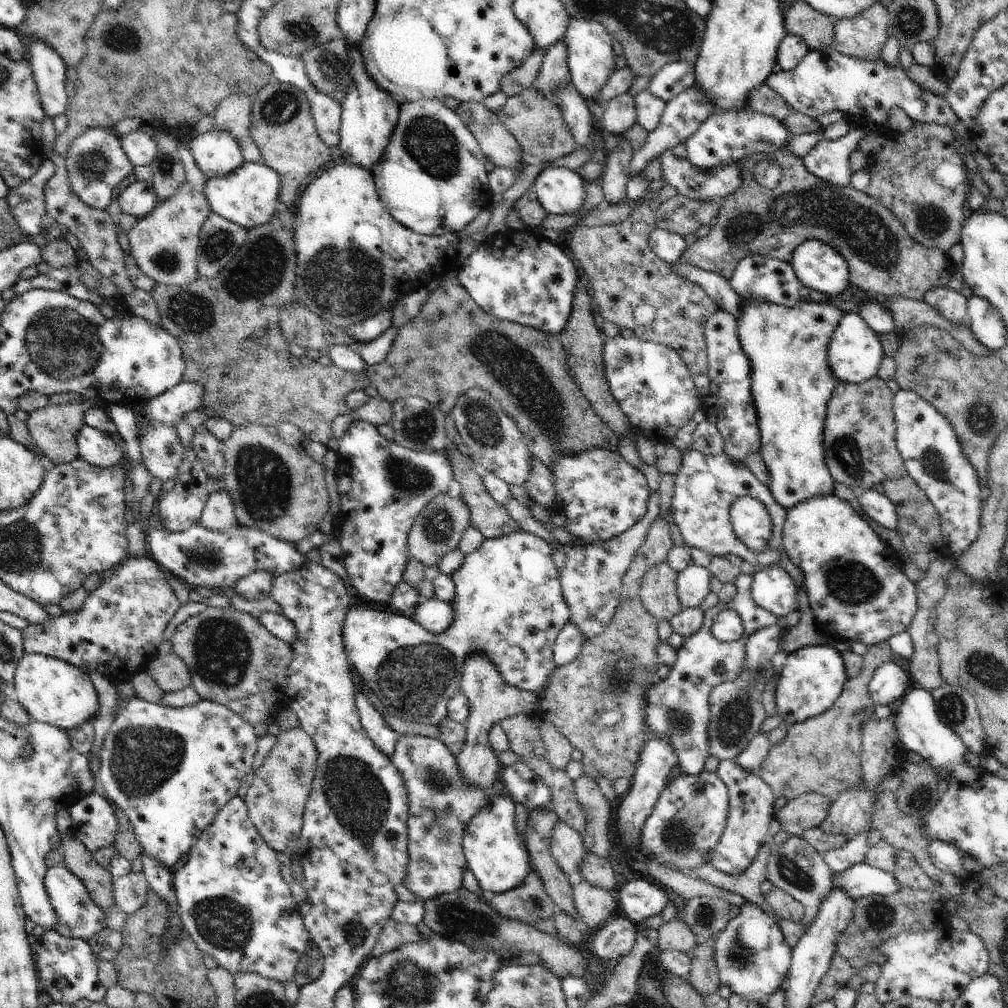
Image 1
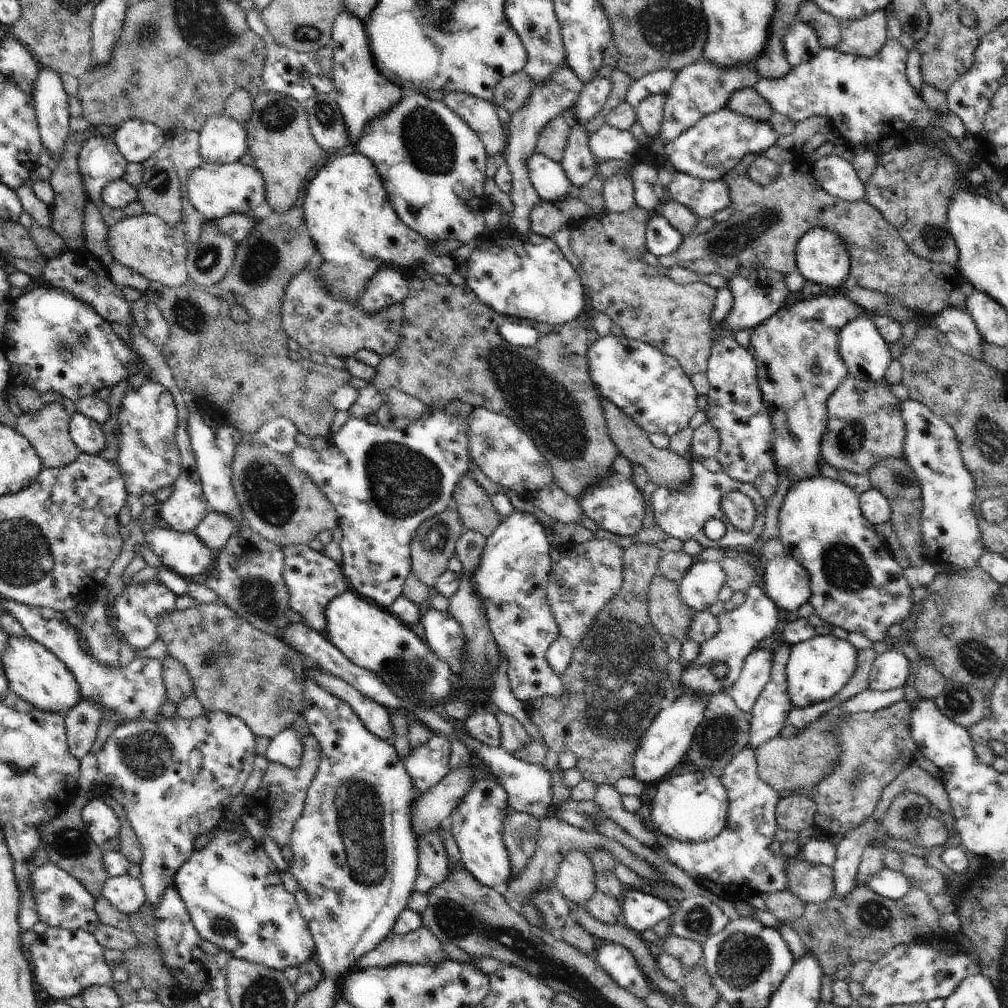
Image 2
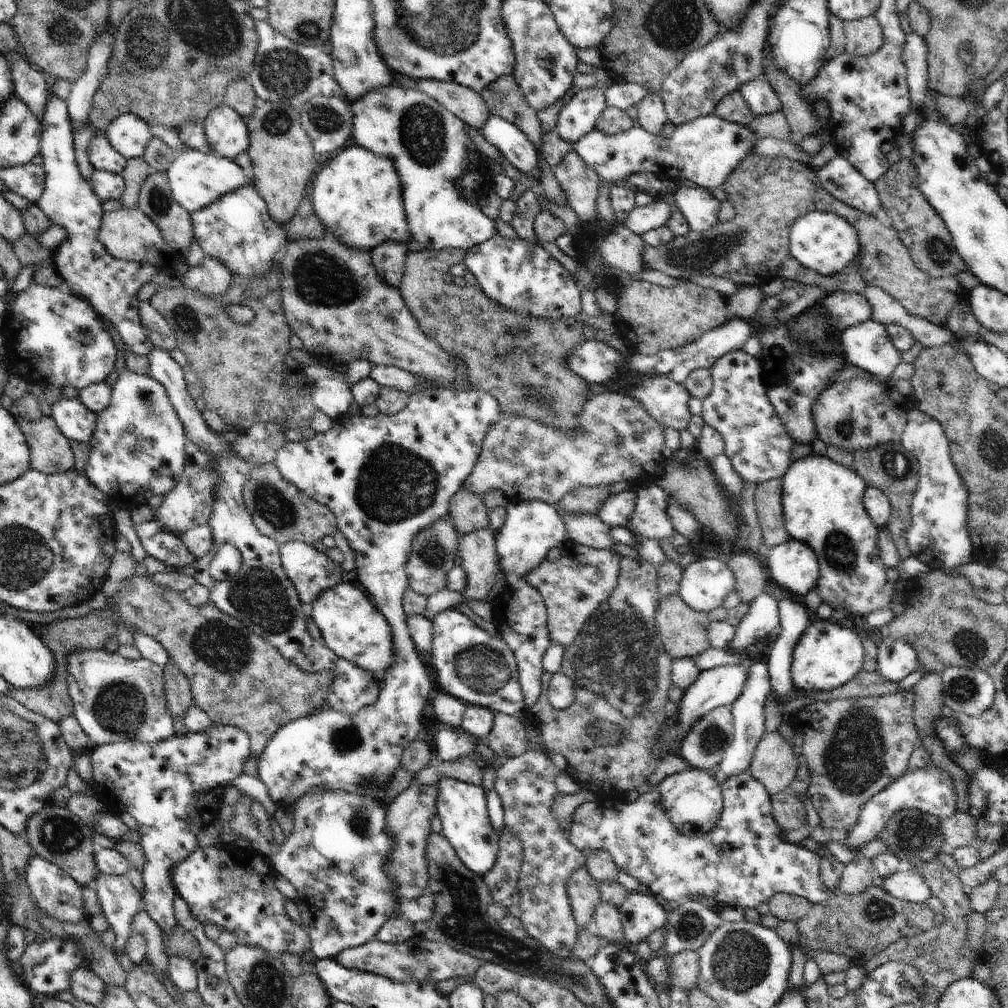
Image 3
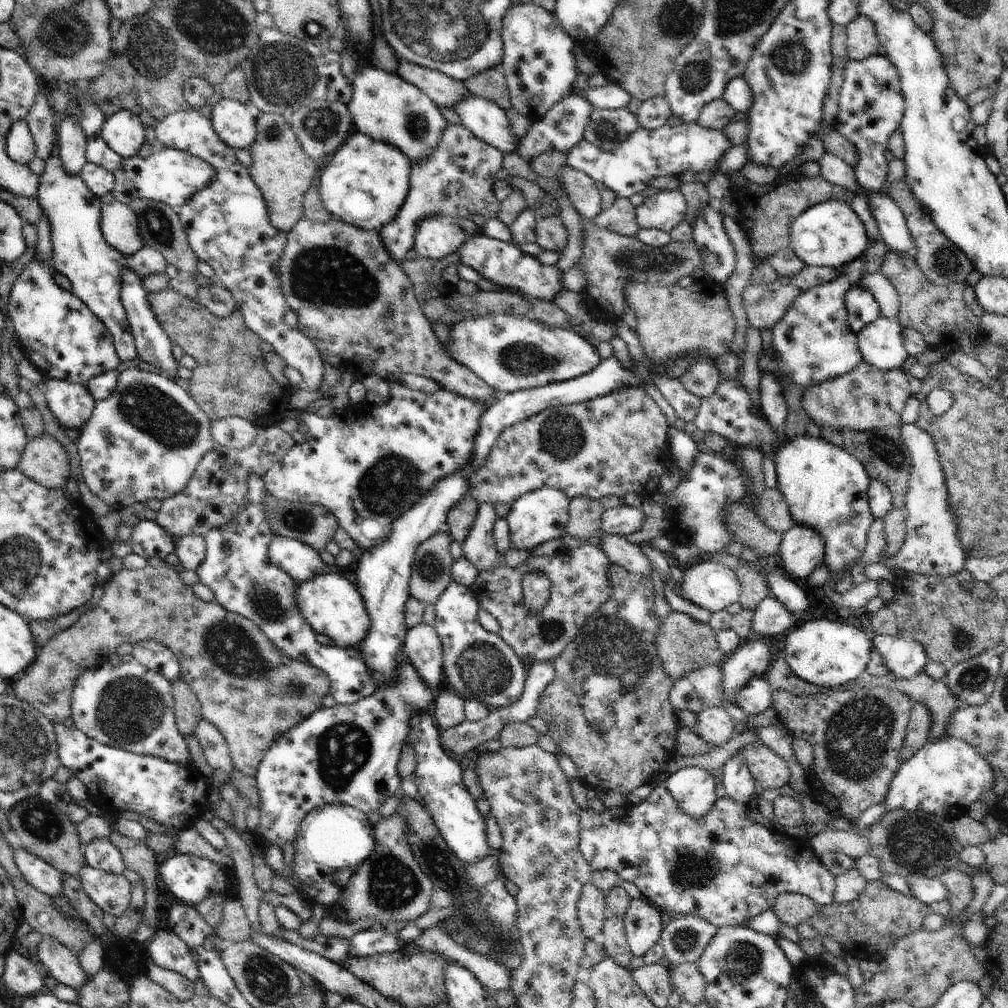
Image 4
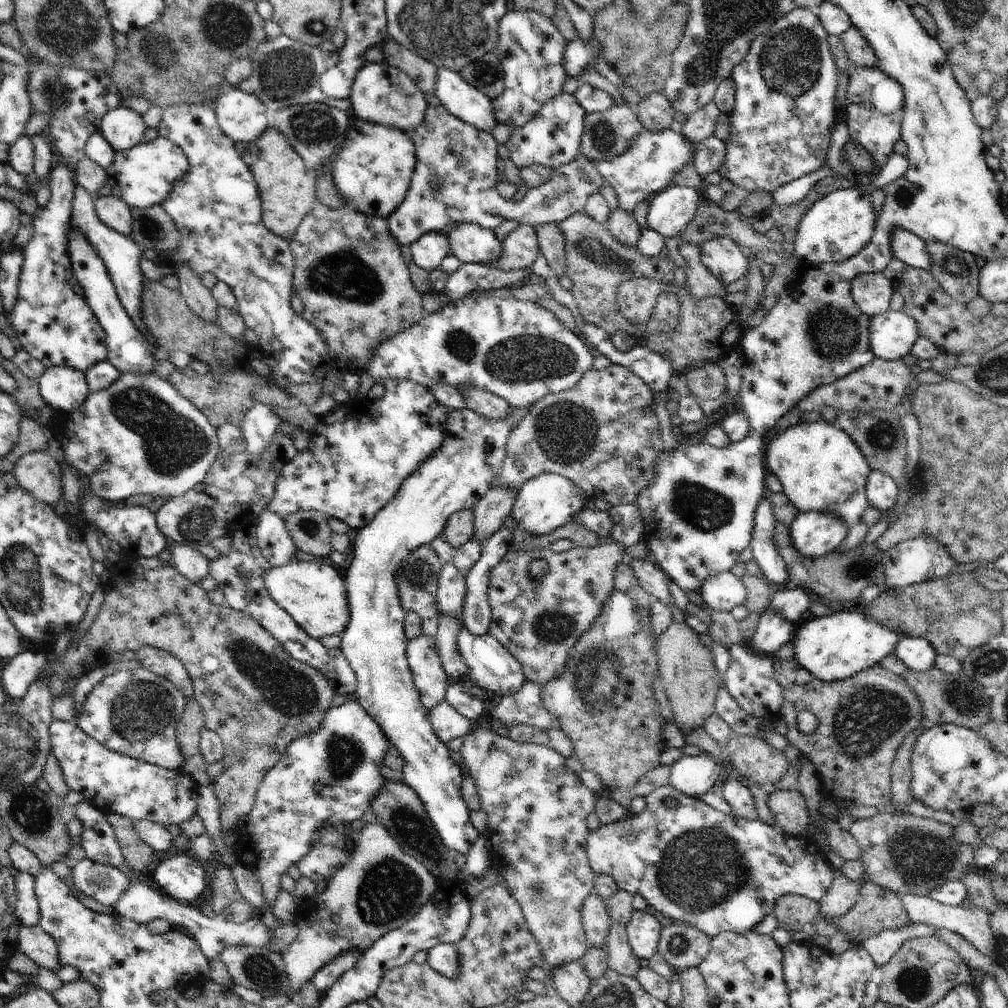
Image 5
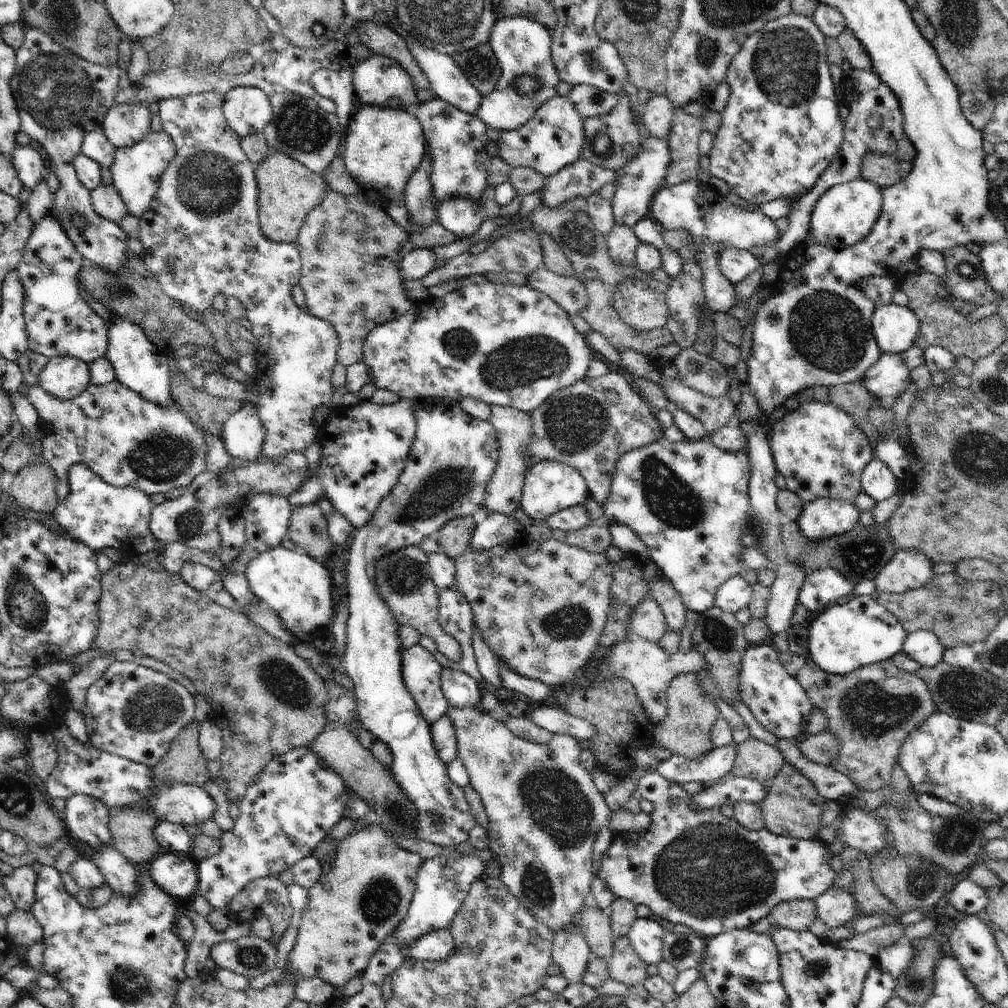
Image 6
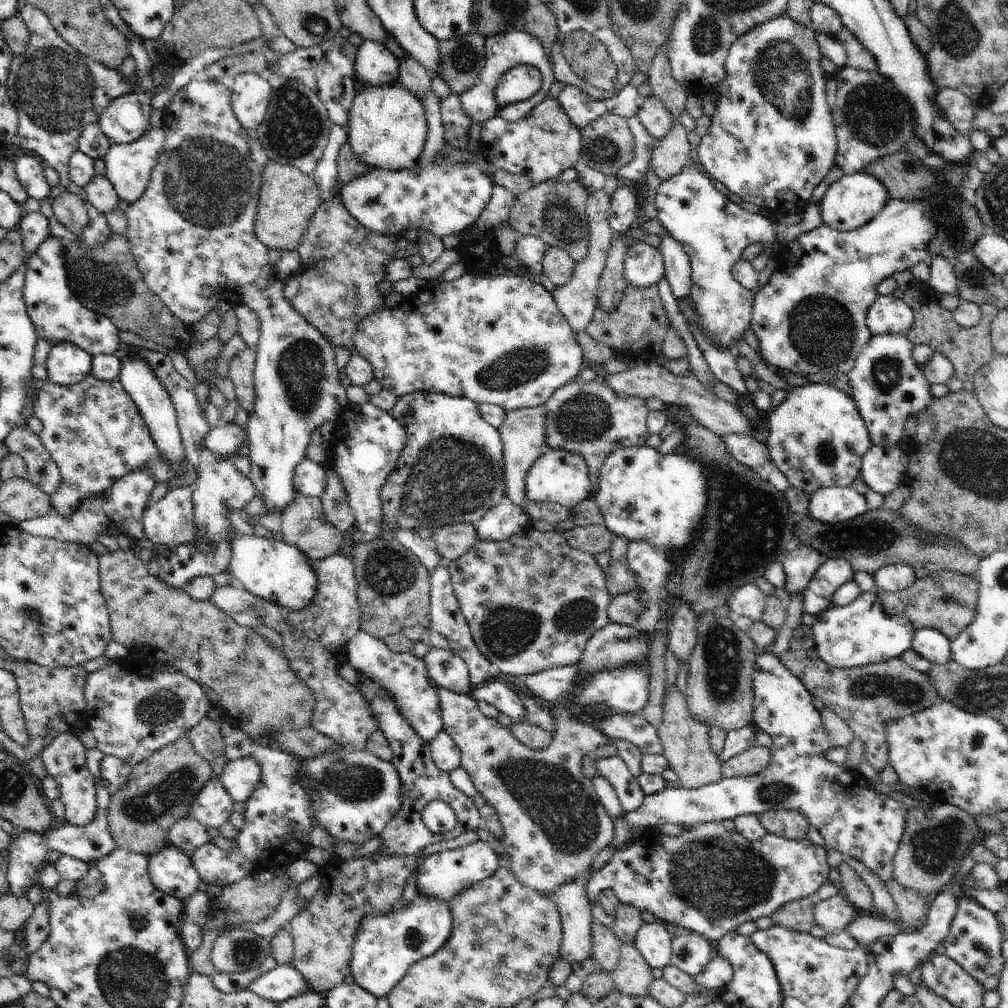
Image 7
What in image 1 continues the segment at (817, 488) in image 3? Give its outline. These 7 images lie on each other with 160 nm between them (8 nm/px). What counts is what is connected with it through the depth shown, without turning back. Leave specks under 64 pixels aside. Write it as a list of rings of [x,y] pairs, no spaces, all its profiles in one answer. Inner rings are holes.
[[[834,495],[827,497],[812,497],[806,499],[804,502],[798,503],[794,508],[787,510],[785,523],[783,526],[782,542],[783,548],[788,555],[788,558],[802,570],[804,573],[803,585],[809,600],[810,608],[813,610],[816,622],[828,634],[844,638],[848,642],[863,642],[867,647],[874,646],[875,644],[886,642],[894,635],[906,631],[911,625],[914,615],[917,613],[917,588],[916,583],[910,581],[910,578],[904,573],[900,559],[895,556],[894,550],[884,543],[880,536],[868,525],[867,518],[861,517],[858,512],[854,511],[848,501],[844,501]]]

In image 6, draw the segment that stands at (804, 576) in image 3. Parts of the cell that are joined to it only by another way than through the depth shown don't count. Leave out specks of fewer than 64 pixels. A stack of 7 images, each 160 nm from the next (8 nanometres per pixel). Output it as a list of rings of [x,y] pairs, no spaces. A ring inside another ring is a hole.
[[[823,498],[805,503],[796,521],[801,533],[814,543],[850,532],[860,520],[855,503]]]

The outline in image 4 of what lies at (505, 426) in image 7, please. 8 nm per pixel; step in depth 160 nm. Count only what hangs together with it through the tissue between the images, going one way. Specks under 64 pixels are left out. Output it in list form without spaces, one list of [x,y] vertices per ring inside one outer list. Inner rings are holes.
[[[303,216],[294,225],[294,228],[287,233],[287,243],[283,255],[279,260],[278,272],[281,280],[282,294],[284,295],[287,308],[296,312],[298,319],[297,329],[302,334],[305,334],[310,339],[310,342],[314,343],[314,346],[318,349],[324,362],[329,362],[342,372],[351,372],[357,380],[362,380],[364,376],[367,376],[372,372],[381,376],[386,373],[389,375],[412,373],[435,380],[442,389],[447,388],[453,393],[474,399],[475,401],[487,403],[488,401],[495,402],[498,400],[500,395],[497,390],[489,387],[480,377],[477,377],[470,369],[466,368],[461,362],[455,361],[454,357],[451,357],[451,354],[447,353],[445,345],[443,345],[438,337],[436,337],[430,321],[422,312],[422,307],[415,297],[411,280],[406,276],[406,273],[401,269],[399,264],[400,263],[395,261],[387,253],[384,243],[381,241],[379,233],[376,231],[360,230],[358,227],[350,226],[348,223],[345,223],[338,218],[331,218],[328,222],[319,223],[306,219]],[[479,503],[475,523],[461,543],[463,557],[478,569],[479,574],[496,570],[503,560],[503,554],[493,539],[493,526],[497,518],[493,503]]]

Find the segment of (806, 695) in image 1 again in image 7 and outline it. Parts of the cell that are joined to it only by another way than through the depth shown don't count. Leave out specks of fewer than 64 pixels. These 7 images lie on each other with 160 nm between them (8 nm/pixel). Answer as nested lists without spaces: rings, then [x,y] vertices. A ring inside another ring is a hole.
[[[876,590],[862,592],[859,598],[847,606],[829,607],[824,613],[821,613],[816,620],[816,624],[811,627],[813,631],[815,650],[818,656],[834,668],[853,668],[874,665],[888,660],[898,658],[909,650],[912,646],[912,640],[916,630],[912,622],[904,614],[890,615],[885,611],[880,594]]]

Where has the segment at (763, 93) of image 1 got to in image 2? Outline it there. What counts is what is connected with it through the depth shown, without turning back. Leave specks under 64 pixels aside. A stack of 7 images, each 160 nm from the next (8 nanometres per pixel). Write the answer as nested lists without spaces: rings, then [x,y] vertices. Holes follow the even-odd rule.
[[[754,87],[735,90],[727,107],[735,113],[759,121],[768,121],[772,114],[776,113],[771,104]]]

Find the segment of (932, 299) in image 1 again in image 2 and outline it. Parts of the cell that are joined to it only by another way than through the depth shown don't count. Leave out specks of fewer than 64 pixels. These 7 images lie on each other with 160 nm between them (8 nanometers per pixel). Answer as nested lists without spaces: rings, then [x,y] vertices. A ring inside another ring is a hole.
[[[946,305],[936,316],[933,324],[950,341],[950,344],[962,352],[982,360],[983,349],[981,338],[975,320],[971,314],[963,308],[954,305]]]

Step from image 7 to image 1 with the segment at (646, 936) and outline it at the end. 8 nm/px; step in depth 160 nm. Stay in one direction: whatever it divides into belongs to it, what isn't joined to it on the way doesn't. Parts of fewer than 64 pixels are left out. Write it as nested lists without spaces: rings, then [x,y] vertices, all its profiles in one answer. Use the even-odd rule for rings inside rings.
[[[644,877],[627,882],[615,895],[618,897],[618,911],[637,926],[642,925],[646,918],[661,914],[669,900],[658,884]]]

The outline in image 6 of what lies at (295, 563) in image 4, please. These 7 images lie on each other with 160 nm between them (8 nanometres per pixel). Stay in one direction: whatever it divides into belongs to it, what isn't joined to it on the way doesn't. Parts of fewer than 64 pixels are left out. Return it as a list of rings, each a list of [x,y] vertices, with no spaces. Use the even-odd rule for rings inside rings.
[[[276,493],[254,495],[241,510],[246,544],[258,553],[282,545],[282,540],[287,536],[292,509],[287,497]]]

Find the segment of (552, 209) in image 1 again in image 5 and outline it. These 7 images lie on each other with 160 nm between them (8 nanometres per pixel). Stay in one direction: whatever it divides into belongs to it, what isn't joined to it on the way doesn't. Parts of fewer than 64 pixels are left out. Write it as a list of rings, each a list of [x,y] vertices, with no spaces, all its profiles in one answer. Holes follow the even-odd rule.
[[[440,67],[438,70],[435,95],[451,115],[478,130],[489,133],[502,128],[495,117],[489,96],[468,84],[460,73],[446,67]]]

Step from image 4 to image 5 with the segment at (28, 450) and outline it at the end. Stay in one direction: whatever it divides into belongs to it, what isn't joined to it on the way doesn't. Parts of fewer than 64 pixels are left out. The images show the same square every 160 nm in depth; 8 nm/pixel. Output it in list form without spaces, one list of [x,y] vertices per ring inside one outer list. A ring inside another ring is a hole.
[[[47,449],[35,450],[19,458],[13,473],[24,490],[53,508],[63,496],[63,470]]]

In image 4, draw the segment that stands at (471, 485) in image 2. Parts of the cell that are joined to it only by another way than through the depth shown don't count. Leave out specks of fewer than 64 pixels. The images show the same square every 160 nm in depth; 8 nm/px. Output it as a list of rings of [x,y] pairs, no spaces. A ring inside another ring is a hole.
[[[464,498],[458,501],[447,516],[447,526],[452,540],[463,543],[470,534],[479,511],[479,503],[474,498]]]

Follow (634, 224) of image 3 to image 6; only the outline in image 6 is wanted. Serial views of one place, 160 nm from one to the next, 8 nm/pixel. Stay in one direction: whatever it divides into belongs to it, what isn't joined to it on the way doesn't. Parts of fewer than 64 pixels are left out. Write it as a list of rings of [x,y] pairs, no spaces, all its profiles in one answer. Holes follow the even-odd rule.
[[[690,179],[676,186],[660,188],[652,199],[649,217],[656,223],[671,230],[688,229],[693,234],[693,244],[699,244],[700,251],[695,256],[698,264],[703,268],[703,289],[706,306],[712,311],[727,312],[733,309],[737,301],[737,291],[718,268],[718,253],[721,250],[734,247],[750,250],[754,246],[774,246],[780,238],[774,221],[764,215],[760,209],[753,211],[741,210],[722,195],[719,195],[709,183],[702,183],[699,179]]]

